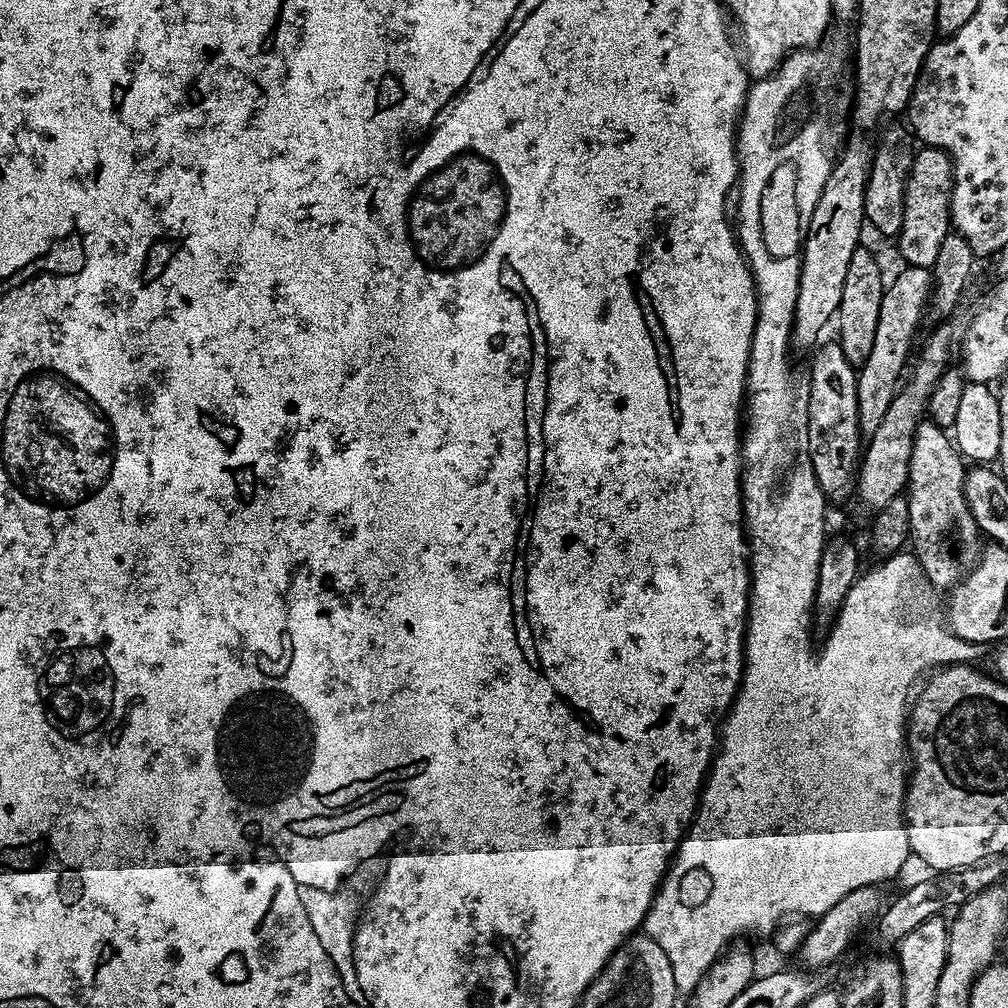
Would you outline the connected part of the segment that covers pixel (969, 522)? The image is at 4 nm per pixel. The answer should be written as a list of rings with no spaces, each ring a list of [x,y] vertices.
[[[921,422],[914,434],[914,450],[910,454],[906,489],[908,530],[914,555],[929,584],[937,590],[955,588],[980,560],[982,533],[966,502],[965,471],[965,461],[956,451],[953,437],[934,423]]]

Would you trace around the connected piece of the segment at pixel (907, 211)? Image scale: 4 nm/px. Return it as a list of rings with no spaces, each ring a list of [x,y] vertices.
[[[921,147],[917,151],[904,191],[902,230],[898,237],[905,265],[932,270],[943,239],[950,232],[952,211],[952,160],[940,148]]]

